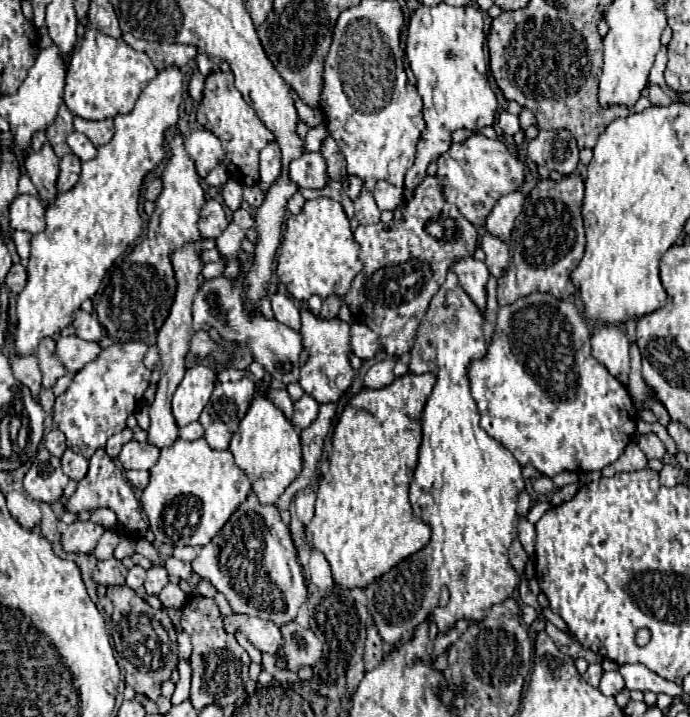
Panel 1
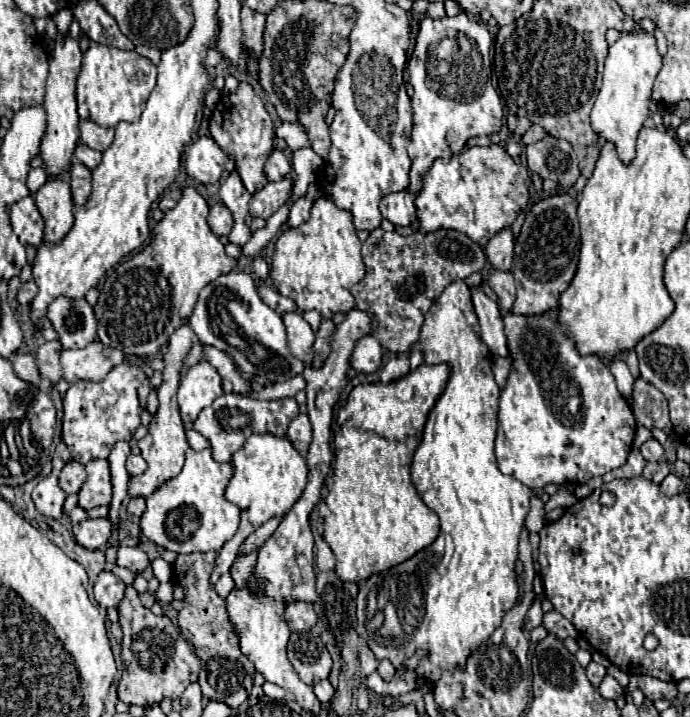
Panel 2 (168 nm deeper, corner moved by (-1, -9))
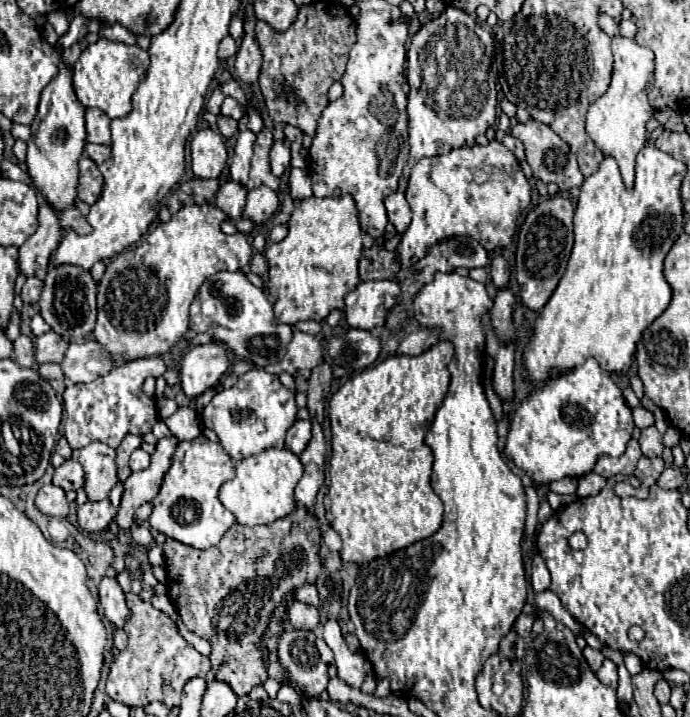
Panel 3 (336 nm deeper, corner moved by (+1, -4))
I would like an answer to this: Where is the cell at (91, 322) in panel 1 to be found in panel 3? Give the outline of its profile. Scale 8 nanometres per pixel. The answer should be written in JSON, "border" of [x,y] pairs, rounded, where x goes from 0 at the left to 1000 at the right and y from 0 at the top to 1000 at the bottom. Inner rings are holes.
{"border":[[[71,372],[65,386],[65,403],[57,417],[59,442],[97,478],[129,476],[135,470],[135,456],[141,448],[138,411],[141,411],[141,397],[132,389],[129,378],[117,378],[117,372]]]}

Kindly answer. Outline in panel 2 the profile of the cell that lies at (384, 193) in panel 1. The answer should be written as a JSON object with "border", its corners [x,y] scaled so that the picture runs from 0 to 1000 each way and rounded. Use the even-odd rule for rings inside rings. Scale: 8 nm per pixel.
{"border":[[[572,268],[552,279],[552,298],[572,315],[596,315],[601,307],[601,273],[590,268]]]}

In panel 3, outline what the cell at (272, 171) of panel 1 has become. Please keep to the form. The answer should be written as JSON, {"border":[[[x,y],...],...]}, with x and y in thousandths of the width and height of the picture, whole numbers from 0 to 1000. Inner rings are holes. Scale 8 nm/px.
{"border":[[[399,197],[393,205],[393,238],[399,247],[407,247],[410,238],[419,233],[419,208],[410,202],[410,197]]]}

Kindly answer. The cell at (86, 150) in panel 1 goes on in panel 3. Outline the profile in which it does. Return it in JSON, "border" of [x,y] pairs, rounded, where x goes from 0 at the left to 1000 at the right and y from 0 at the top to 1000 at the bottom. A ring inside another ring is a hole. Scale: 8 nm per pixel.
{"border":[[[126,199],[123,202],[123,216],[143,230],[143,227],[149,227],[158,219],[158,202],[135,202],[135,199]]]}

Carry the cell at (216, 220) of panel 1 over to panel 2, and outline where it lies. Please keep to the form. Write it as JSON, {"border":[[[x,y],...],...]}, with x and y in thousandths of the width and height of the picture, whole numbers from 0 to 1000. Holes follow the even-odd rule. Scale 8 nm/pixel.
{"border":[[[312,285],[303,296],[303,315],[314,329],[326,329],[335,324],[341,307],[326,285]]]}

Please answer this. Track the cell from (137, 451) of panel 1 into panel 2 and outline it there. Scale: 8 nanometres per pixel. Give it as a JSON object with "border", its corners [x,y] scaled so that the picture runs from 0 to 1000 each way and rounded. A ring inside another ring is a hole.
{"border":[[[187,636],[184,639],[184,658],[190,664],[199,664],[199,661],[207,661],[213,656],[213,644],[207,642],[207,636]]]}

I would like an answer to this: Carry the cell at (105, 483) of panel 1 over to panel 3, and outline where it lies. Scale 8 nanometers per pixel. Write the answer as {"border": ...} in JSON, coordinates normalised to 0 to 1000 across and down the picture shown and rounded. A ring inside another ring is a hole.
{"border":[[[132,618],[120,626],[106,629],[106,640],[117,646],[123,657],[123,688],[129,699],[155,696],[158,685],[170,674],[167,626],[152,618]]]}

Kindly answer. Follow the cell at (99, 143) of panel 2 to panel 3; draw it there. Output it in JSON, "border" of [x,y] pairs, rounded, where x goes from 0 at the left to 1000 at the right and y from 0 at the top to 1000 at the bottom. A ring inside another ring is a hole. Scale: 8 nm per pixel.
{"border":[[[126,152],[123,174],[126,174],[126,199],[146,199],[146,202],[161,199],[158,185],[161,166],[146,152]]]}

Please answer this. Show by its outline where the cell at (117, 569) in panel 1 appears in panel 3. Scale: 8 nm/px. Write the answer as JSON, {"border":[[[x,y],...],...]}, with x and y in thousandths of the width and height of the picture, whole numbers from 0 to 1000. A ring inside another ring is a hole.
{"border":[[[149,805],[143,813],[143,841],[149,847],[152,861],[167,872],[167,874],[178,874],[181,863],[187,858],[187,849],[181,844],[181,833],[178,833],[178,821],[170,813],[170,808],[161,805]]]}

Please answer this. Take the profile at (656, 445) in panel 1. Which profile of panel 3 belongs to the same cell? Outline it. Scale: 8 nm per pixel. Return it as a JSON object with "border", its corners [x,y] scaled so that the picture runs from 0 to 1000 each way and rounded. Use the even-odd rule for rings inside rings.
{"border":[[[952,596],[932,598],[929,609],[926,609],[926,621],[929,621],[929,629],[935,637],[941,637],[941,640],[955,637],[961,632],[961,615],[958,615],[958,604],[952,601]]]}

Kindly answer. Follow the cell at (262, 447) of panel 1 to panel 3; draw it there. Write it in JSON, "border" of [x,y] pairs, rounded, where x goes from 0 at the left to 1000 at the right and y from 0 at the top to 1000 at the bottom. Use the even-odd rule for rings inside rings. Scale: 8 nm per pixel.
{"border":[[[390,623],[375,635],[364,635],[341,646],[341,668],[329,671],[317,682],[320,702],[343,721],[349,732],[393,732],[396,727],[425,715],[425,685],[439,662],[439,649],[422,626]]]}

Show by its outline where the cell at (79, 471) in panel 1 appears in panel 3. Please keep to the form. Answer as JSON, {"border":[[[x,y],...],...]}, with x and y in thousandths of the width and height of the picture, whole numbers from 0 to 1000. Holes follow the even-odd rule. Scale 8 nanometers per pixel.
{"border":[[[100,640],[94,643],[86,654],[80,654],[80,662],[77,662],[77,676],[94,682],[94,685],[112,685],[120,679],[120,651]]]}

